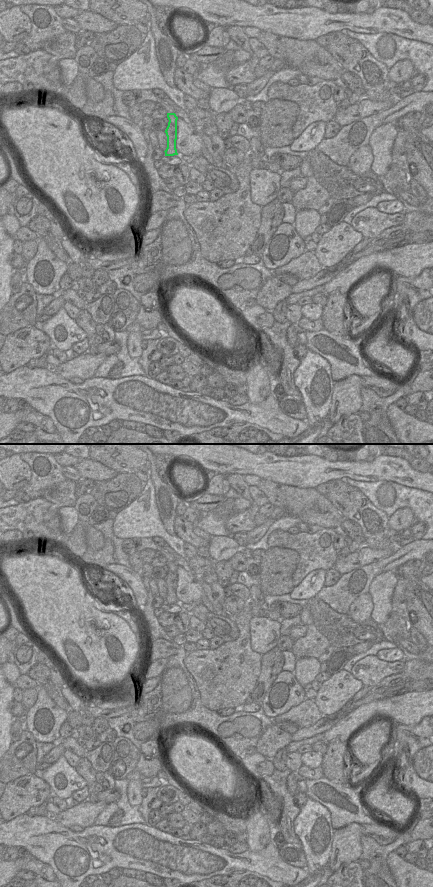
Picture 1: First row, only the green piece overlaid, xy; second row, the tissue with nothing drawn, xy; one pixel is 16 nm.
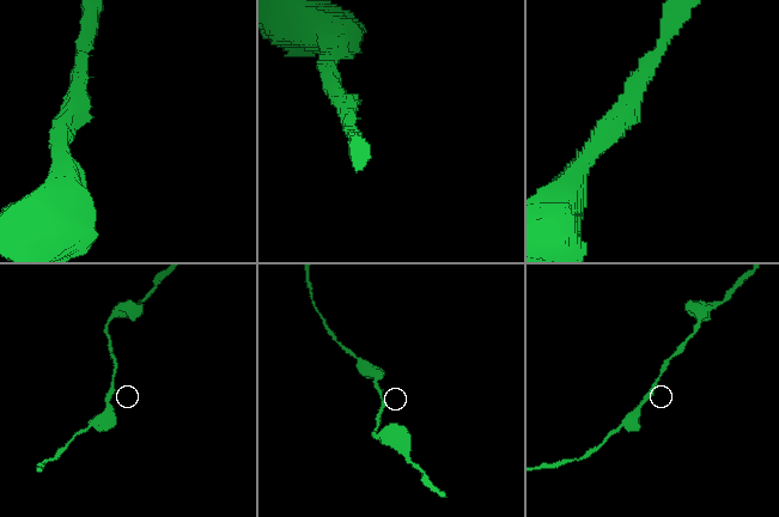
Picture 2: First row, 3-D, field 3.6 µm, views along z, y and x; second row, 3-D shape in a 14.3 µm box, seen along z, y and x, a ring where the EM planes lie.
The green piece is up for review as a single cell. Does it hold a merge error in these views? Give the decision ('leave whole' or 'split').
leave whole

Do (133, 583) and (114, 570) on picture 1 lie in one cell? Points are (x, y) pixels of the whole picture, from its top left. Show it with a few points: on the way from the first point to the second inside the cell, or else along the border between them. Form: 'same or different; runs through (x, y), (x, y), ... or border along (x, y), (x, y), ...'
same; runs through (128, 578), (119, 572)

